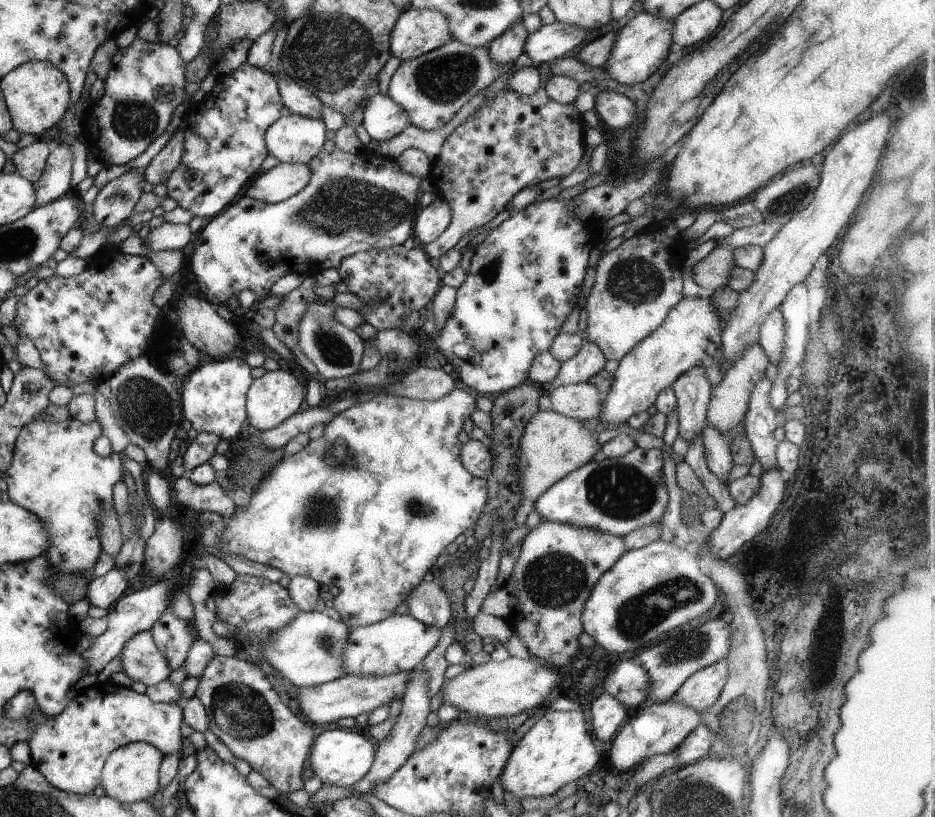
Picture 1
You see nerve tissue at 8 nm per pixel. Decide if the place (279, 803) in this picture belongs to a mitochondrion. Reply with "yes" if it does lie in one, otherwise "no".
no

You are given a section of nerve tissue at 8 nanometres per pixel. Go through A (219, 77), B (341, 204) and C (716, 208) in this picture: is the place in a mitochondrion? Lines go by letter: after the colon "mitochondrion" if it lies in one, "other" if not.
A: other
B: mitochondrion
C: other

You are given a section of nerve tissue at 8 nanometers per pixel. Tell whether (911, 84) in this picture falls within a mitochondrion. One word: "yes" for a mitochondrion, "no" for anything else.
no

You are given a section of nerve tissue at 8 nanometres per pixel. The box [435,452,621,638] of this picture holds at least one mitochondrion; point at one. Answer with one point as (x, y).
(554, 580)

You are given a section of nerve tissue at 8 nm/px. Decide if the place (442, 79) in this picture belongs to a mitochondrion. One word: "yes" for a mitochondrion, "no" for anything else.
yes

